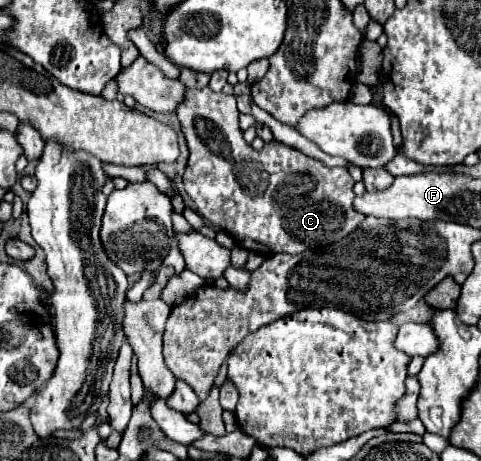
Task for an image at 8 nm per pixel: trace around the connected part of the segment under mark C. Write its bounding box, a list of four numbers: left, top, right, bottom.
[176,86,364,256]

